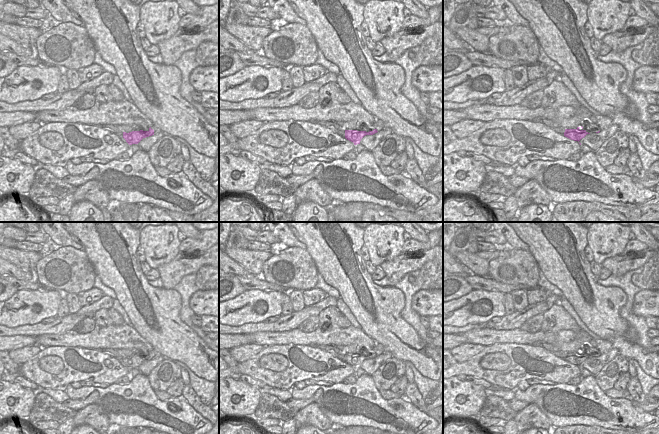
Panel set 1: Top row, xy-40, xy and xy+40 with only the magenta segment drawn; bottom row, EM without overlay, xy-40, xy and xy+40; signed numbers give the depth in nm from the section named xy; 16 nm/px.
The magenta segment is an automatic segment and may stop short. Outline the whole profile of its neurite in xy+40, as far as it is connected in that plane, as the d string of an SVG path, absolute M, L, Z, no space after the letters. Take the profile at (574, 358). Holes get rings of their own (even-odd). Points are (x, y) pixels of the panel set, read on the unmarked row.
M597 340L598 344L596 347L583 347L580 351L576 353L565 353L564 360L574 364L580 365L587 358L590 357L599 357L602 354L607 353L612 349L612 343L605 340Z

